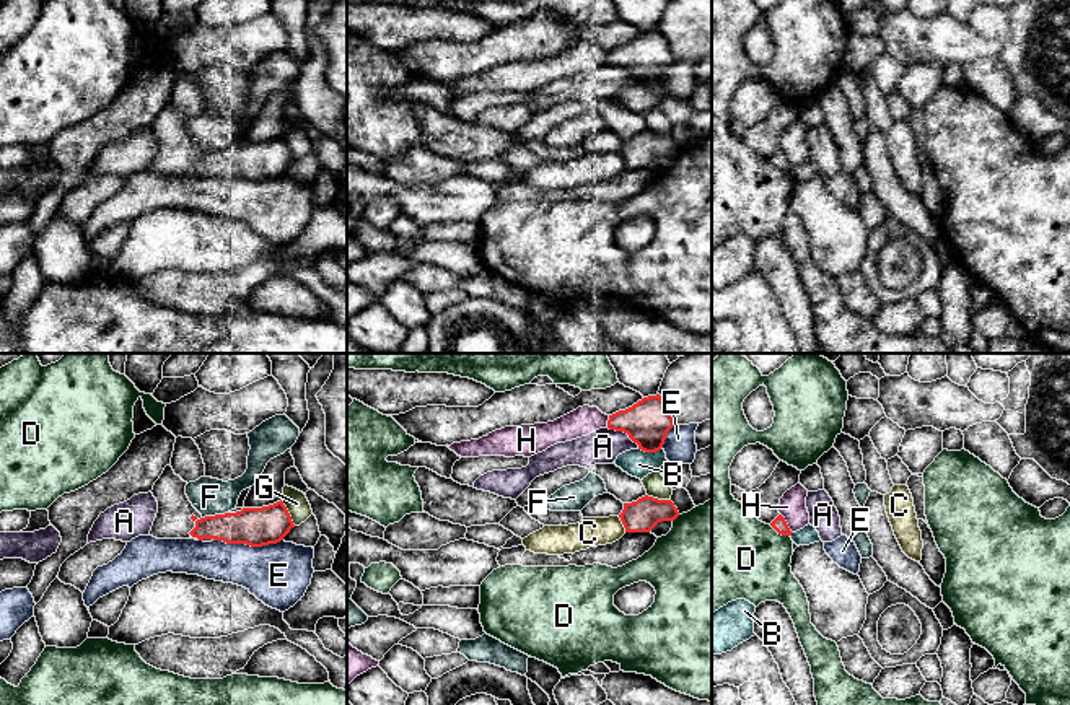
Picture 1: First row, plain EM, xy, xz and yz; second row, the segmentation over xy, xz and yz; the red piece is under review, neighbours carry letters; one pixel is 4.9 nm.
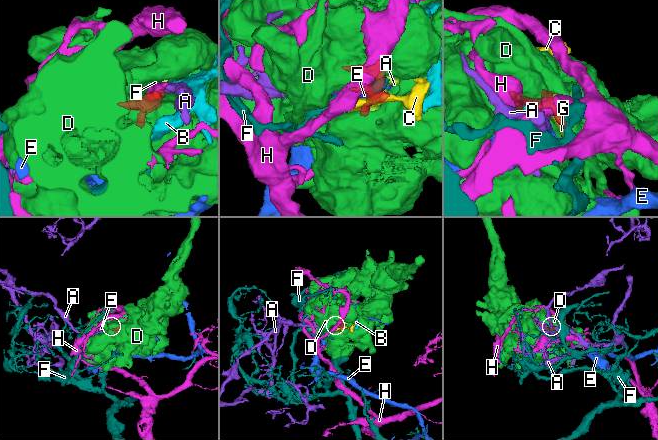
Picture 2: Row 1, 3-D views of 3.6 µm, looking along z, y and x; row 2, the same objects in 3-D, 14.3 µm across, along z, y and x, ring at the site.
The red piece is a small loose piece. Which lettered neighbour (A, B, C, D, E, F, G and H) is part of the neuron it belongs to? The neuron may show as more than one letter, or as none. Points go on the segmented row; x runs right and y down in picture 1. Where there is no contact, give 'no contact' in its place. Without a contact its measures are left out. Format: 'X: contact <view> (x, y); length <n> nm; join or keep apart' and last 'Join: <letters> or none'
A: contact xz (624, 432); length 190 nm; keep apart
B: contact xz (650, 451); length 120 nm; keep apart
C: contact xz (622, 523); length 90 nm; keep apart
D: contact yz (779, 533); length 120 nm; keep apart
E: contact xy (248, 544); length 340 nm; keep apart
F: contact xy (215, 515); length 130 nm; keep apart
G: contact xy (289, 513); length 150 nm; keep apart
H: contact yz (785, 523); length 110 nm; keep apart
Join: none

